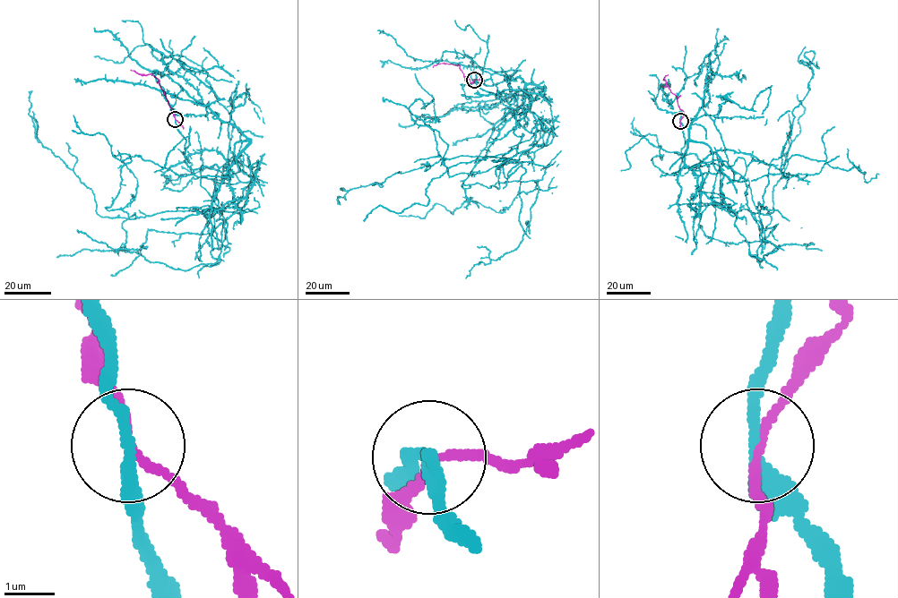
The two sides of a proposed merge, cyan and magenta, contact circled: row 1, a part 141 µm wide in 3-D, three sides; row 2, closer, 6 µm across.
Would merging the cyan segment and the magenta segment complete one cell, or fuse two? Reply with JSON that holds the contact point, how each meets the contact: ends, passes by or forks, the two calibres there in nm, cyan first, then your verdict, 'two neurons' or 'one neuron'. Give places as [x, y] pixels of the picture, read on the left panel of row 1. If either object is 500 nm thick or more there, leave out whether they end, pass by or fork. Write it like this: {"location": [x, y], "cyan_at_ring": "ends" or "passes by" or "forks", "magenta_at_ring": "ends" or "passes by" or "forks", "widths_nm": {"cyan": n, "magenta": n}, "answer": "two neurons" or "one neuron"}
{"location": [175, 119], "cyan_at_ring": "passes by", "magenta_at_ring": "passes by", "widths_nm": {"cyan": 280, "magenta": 150}, "answer": "two neurons"}

